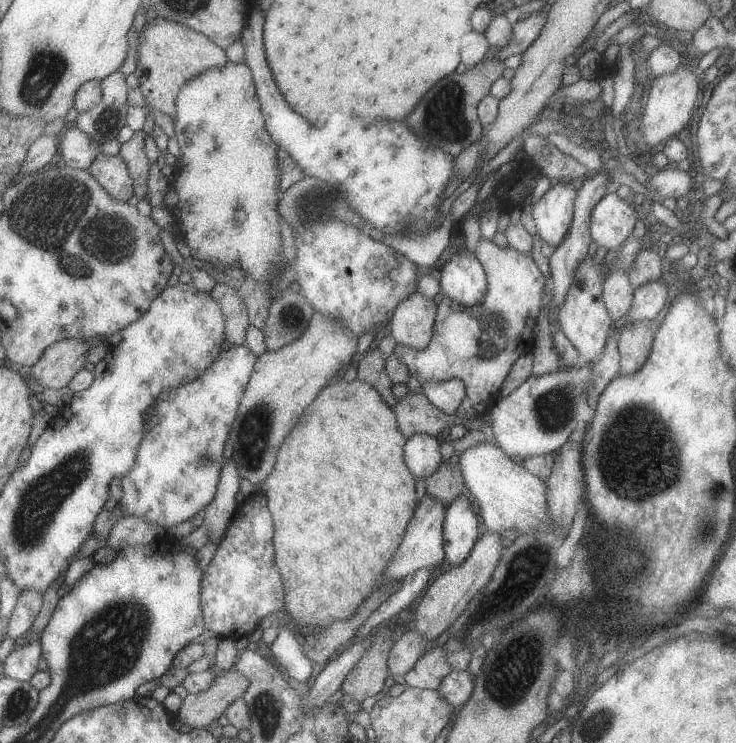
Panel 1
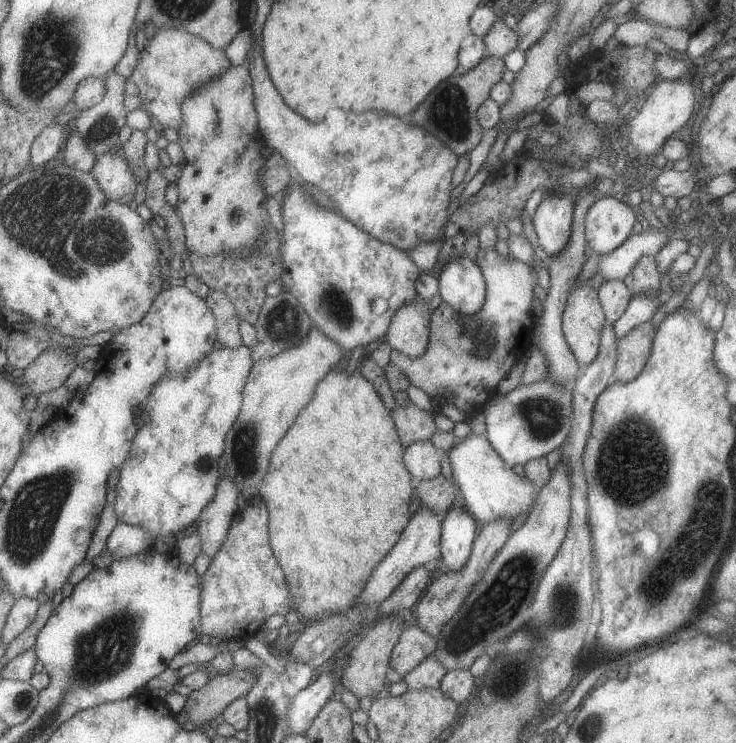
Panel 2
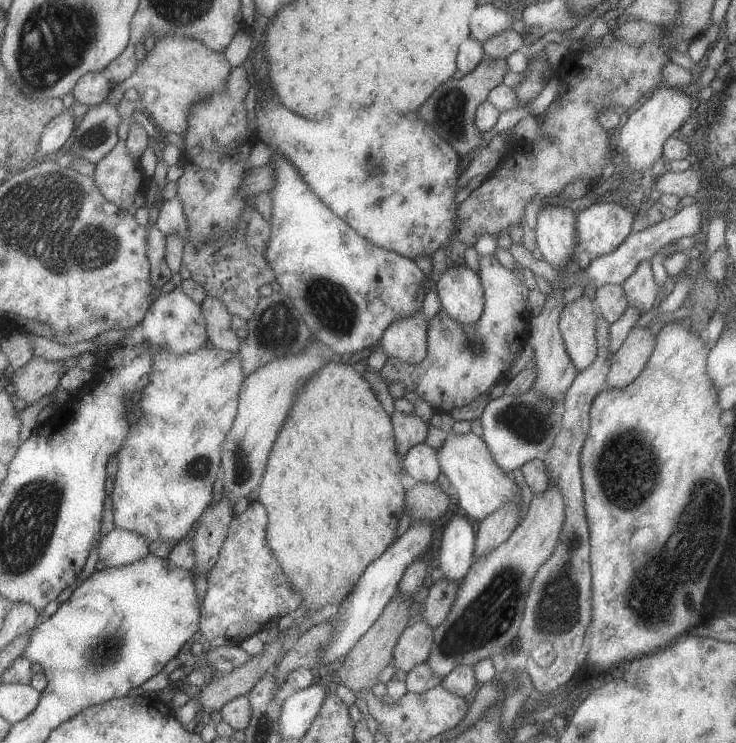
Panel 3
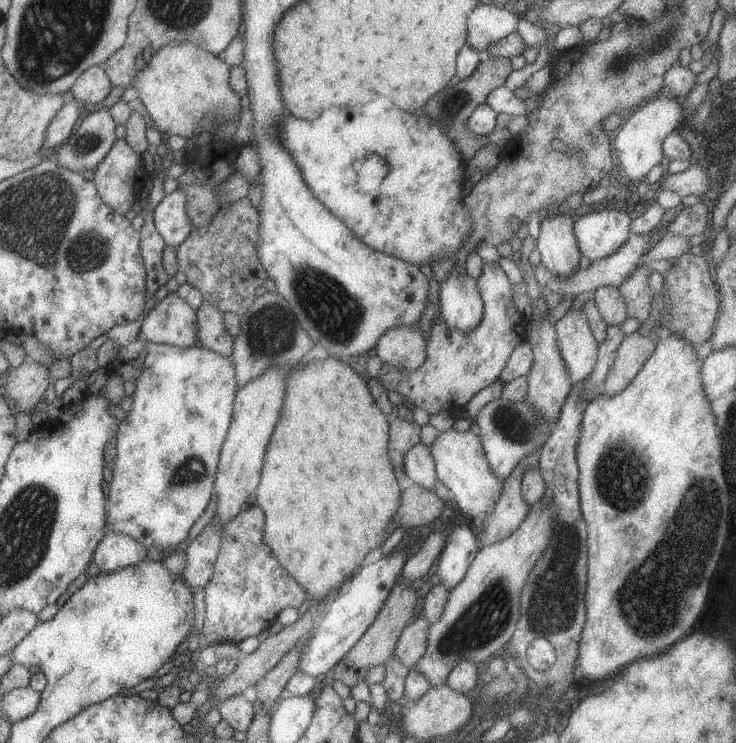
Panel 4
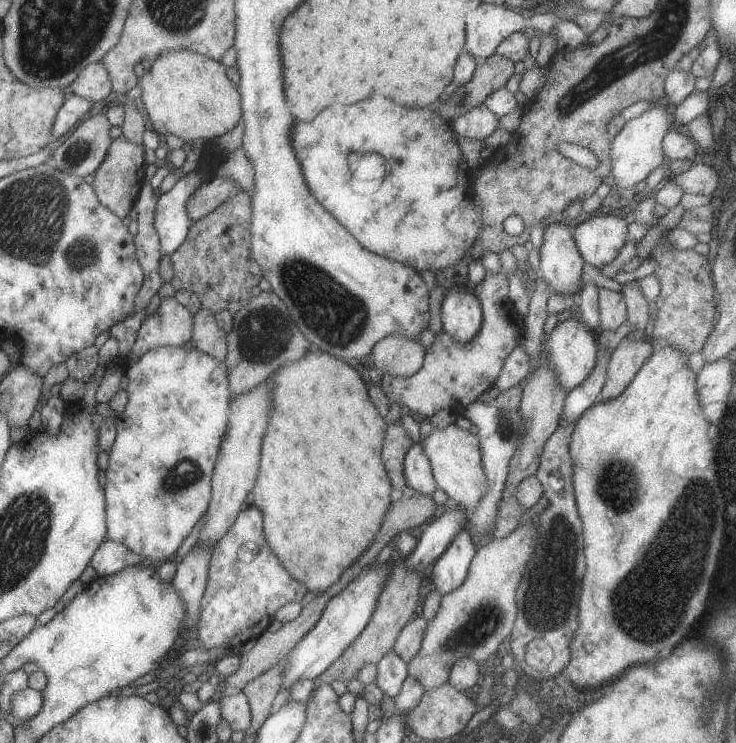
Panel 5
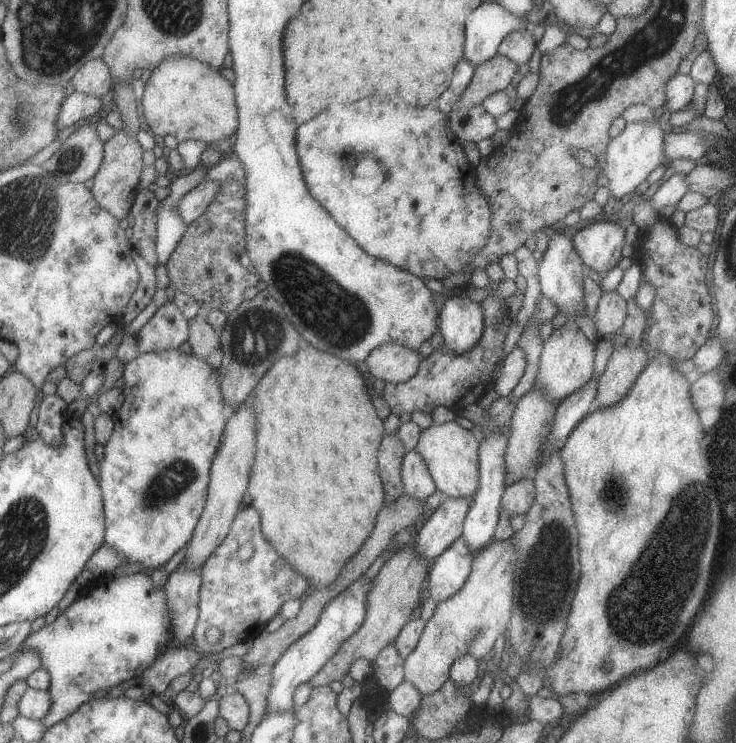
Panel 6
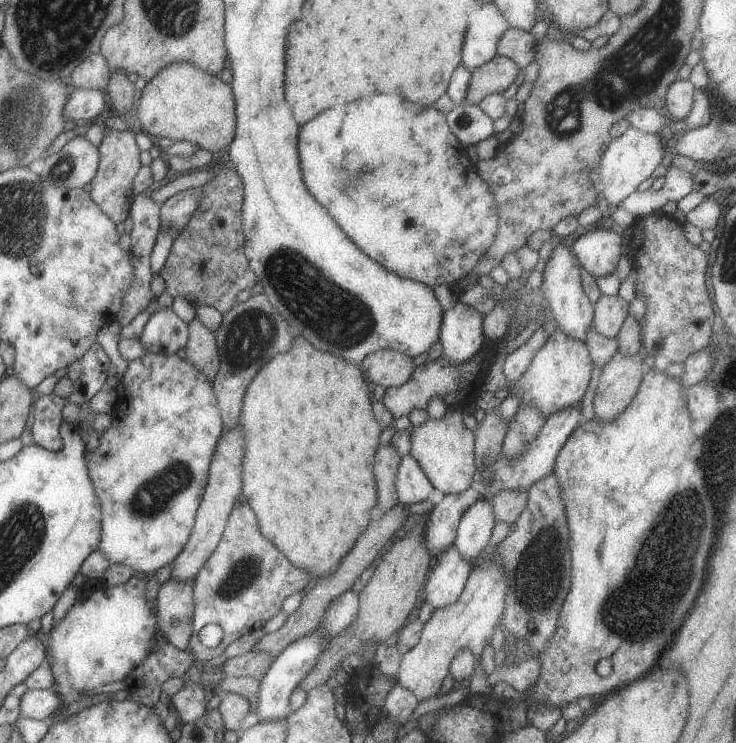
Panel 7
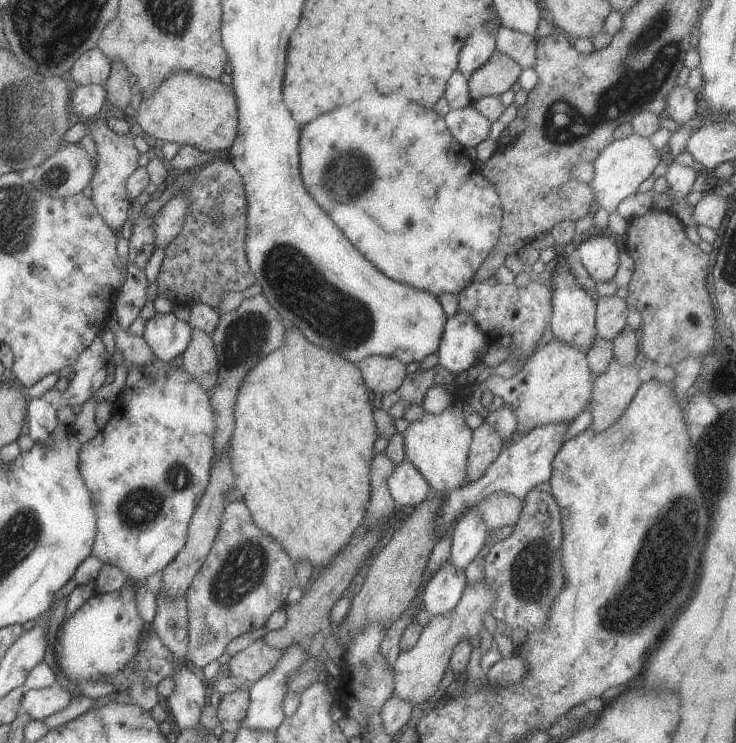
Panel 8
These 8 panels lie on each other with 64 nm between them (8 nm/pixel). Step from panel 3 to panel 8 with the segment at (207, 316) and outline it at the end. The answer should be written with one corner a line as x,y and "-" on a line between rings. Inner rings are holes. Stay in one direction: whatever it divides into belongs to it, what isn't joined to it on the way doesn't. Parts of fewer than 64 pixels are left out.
194,328
190,344
183,352
182,367
204,390
211,392
219,376
219,360
216,346
210,334

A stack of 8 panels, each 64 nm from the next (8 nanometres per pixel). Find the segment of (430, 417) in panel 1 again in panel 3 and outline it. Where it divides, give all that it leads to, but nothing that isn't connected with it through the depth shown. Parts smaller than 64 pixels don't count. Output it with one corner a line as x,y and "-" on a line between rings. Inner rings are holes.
395,410
391,415
396,440
396,454
400,459
418,443
424,443
430,424
423,421
416,412
410,414

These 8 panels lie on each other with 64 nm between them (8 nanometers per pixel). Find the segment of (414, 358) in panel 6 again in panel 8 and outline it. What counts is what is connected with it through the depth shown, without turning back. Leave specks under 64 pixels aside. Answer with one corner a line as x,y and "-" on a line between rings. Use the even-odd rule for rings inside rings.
368,356
357,364
373,394
394,392
404,384
407,375
407,365
392,356

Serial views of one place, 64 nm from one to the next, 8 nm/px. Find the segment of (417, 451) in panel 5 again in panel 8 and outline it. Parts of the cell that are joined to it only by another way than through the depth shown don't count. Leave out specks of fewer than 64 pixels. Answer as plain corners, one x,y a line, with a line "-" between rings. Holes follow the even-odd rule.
407,459
396,465
388,480
390,494
396,500
398,507
408,504
414,506
424,502
428,497
430,487
428,480

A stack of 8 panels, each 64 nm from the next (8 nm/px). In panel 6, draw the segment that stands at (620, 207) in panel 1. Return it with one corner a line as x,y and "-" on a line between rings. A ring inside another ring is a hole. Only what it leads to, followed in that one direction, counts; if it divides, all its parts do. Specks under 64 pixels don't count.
603,220
599,222
589,222
586,226
581,224
571,232
574,248
584,262
586,269
600,272
603,276
612,270
623,258
621,252
625,245
626,227
619,222

